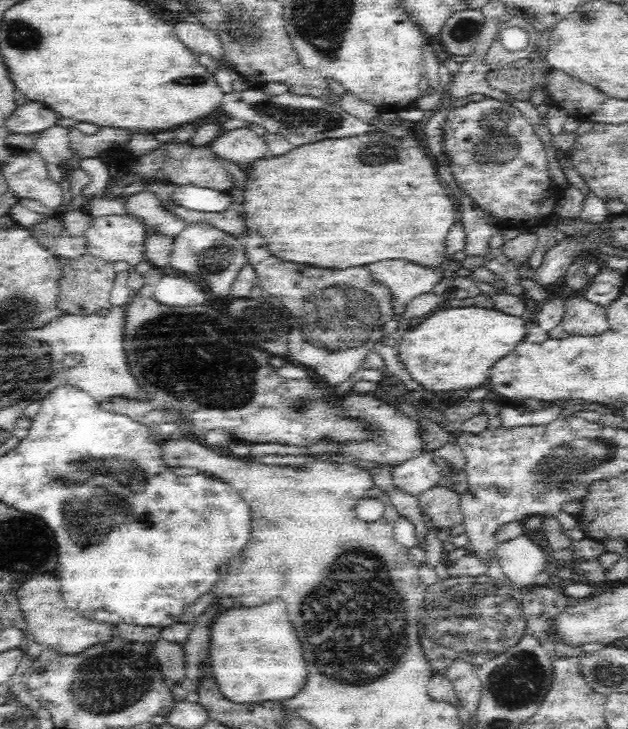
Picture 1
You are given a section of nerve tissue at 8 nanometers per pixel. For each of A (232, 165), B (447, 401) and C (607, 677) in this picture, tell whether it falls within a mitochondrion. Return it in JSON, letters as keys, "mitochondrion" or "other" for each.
{"A":"other","B":"other","C":"mitochondrion"}

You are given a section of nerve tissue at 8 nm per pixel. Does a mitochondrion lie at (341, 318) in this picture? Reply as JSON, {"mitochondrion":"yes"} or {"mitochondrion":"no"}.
{"mitochondrion":"yes"}

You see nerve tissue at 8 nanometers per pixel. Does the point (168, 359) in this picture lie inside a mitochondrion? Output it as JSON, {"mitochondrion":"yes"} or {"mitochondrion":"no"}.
{"mitochondrion":"yes"}

